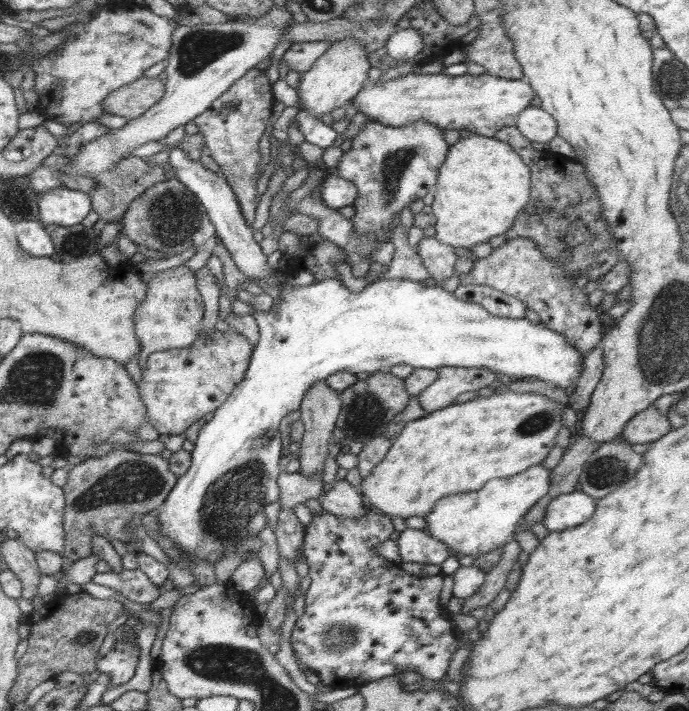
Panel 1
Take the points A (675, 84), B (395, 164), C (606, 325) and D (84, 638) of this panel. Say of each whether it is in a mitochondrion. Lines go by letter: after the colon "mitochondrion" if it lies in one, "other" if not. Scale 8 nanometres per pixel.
A: mitochondrion
B: mitochondrion
C: other
D: mitochondrion

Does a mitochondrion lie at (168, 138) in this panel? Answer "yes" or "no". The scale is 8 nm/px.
no

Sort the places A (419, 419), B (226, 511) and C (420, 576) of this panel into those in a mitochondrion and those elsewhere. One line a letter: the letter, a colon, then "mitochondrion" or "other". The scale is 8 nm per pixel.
A: other
B: mitochondrion
C: other

